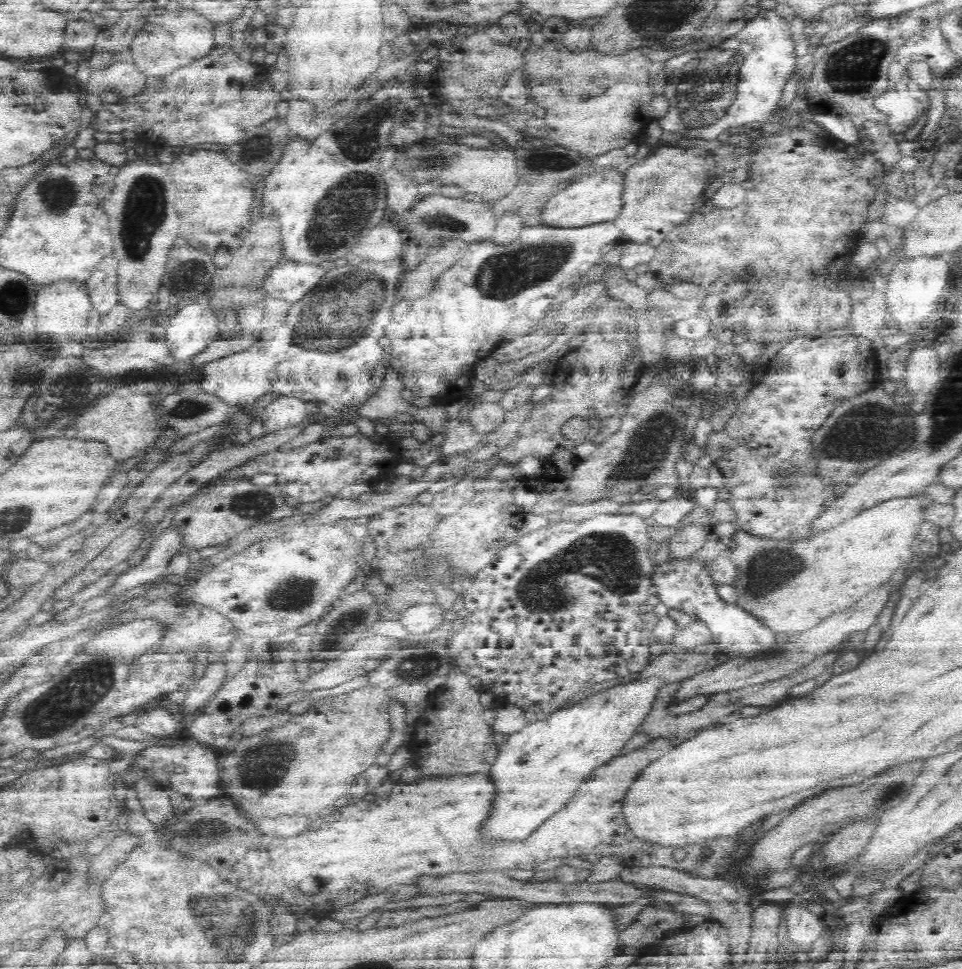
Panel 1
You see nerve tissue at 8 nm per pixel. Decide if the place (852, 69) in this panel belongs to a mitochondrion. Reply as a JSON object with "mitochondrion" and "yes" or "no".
{"mitochondrion":"yes"}

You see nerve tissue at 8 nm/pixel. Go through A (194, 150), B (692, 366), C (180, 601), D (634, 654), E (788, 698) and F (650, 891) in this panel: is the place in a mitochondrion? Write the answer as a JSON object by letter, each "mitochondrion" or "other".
{"A":"other","B":"other","C":"other","D":"other","E":"other","F":"other"}

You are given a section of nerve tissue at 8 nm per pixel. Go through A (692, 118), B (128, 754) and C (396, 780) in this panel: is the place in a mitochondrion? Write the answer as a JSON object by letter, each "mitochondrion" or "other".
{"A":"mitochondrion","B":"other","C":"other"}

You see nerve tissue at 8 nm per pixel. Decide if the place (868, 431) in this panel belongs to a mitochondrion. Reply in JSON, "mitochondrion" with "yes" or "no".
{"mitochondrion":"yes"}

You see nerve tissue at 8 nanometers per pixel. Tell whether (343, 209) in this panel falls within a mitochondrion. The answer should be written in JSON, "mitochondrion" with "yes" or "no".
{"mitochondrion":"yes"}

